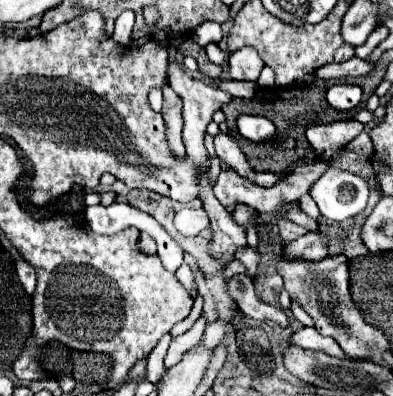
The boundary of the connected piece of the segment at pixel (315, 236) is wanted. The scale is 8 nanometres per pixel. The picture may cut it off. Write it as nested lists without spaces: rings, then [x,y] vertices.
[[[320,231],[306,233],[304,237],[286,245],[288,259],[306,259],[306,261],[320,261],[328,255],[328,237]]]

